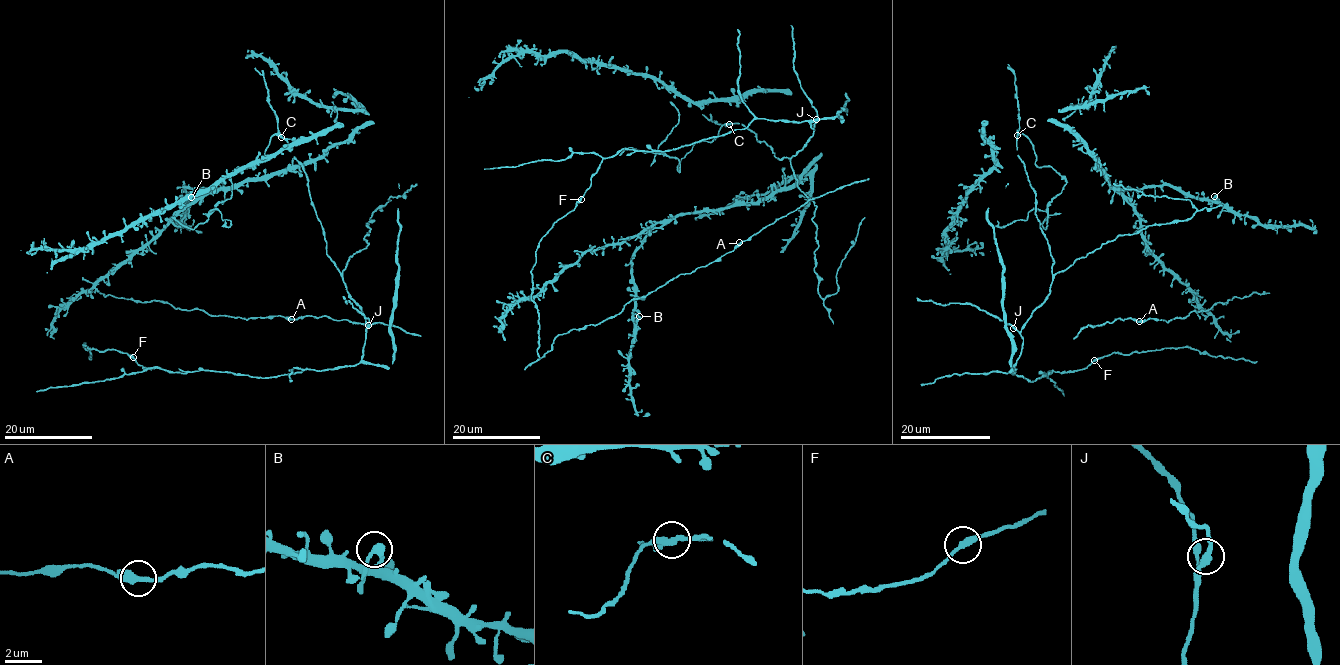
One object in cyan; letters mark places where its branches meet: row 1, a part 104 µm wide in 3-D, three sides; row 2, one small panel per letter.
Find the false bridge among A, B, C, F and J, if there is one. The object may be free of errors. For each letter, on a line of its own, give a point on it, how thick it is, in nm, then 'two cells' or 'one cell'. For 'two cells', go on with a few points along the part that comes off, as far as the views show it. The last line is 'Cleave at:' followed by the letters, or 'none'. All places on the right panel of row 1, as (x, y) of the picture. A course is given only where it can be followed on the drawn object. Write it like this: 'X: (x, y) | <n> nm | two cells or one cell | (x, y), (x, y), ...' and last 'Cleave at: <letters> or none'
A: (1139, 321) | 320 nm | one cell
B: (1214, 196) | 320 nm | one cell
C: (1017, 135) | 320 nm | two cells | (1017, 135), (1029, 139), (1037, 166), (1051, 167), (1066, 184), (1044, 211), (1033, 208), (1025, 220), (995, 226)
F: (1094, 360) | 320 nm | one cell
J: (1013, 328) | 320 nm | one cell
Cleave at: C

